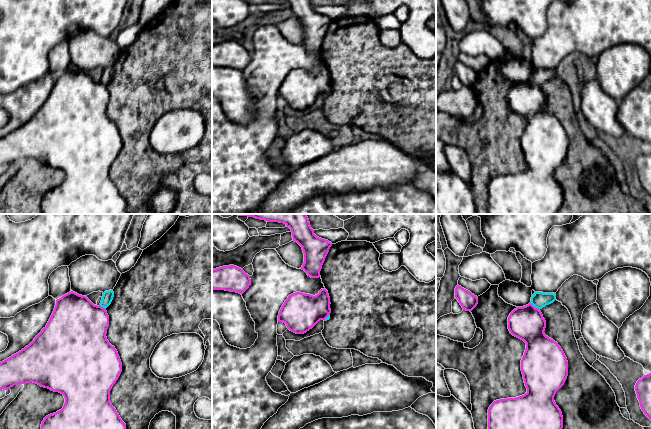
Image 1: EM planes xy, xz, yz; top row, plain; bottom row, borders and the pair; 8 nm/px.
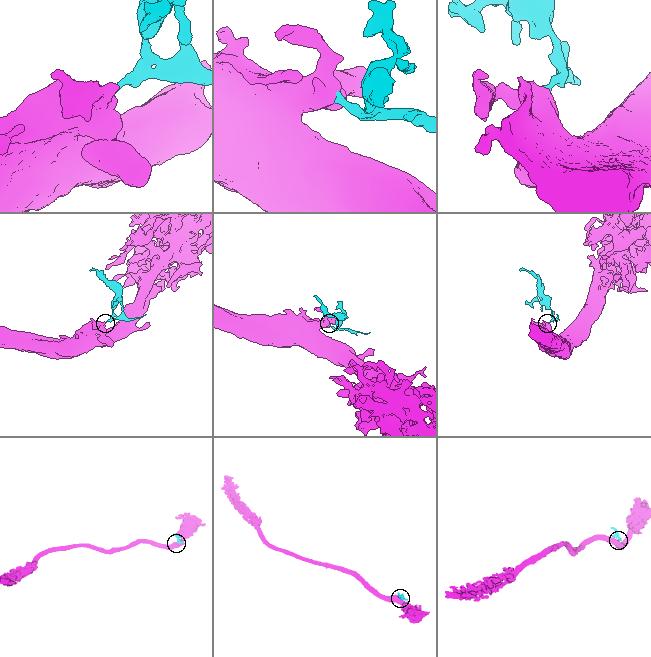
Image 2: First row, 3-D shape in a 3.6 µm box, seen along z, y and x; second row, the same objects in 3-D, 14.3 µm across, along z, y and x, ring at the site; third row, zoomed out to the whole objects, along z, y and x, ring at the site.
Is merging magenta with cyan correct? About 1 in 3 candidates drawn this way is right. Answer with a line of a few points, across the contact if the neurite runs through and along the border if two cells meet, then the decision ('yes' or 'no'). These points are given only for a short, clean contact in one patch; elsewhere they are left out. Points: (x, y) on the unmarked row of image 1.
line yz (530, 78), (539, 85); no

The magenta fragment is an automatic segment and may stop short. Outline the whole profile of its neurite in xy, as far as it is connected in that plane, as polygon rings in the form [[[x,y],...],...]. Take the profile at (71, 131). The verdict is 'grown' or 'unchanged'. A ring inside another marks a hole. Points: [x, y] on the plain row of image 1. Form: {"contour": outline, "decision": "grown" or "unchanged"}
{"contour": [[[71,67],[56,76],[46,103],[34,116],[0,138],[0,165],[8,166],[14,161],[33,158],[64,172],[63,184],[42,197],[41,208],[44,214],[127,214],[126,200],[110,178],[110,167],[122,148],[122,139],[117,126],[107,116],[108,103],[109,92],[105,84]]], "decision": "unchanged"}

